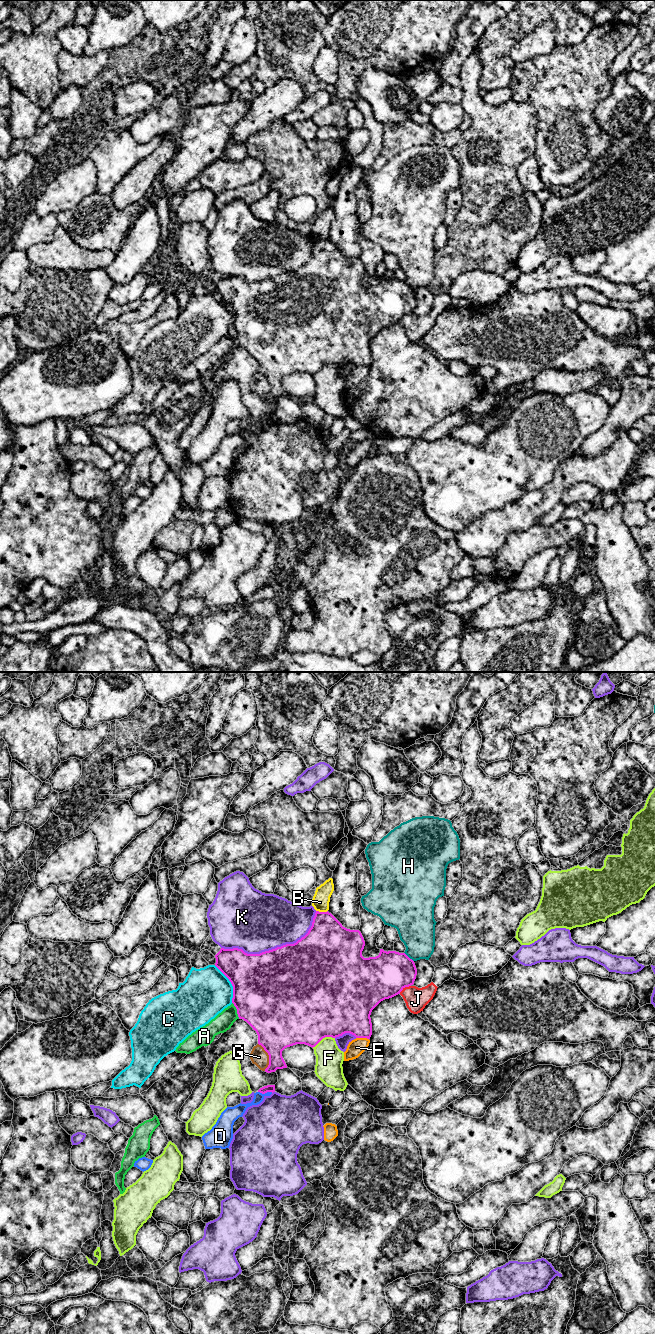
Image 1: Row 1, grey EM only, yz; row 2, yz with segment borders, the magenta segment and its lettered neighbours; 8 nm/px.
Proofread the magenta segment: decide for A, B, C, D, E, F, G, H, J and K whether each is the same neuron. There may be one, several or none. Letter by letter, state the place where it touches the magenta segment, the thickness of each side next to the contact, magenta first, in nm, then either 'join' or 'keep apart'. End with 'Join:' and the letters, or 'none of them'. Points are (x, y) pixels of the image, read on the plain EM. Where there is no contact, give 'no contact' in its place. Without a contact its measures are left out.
A: meets magenta in yz at (237, 338); 500 nm thick on the magenta side, 150 nm on the other; keep apart
B: meets magenta in yz at (322, 240); 360 nm thick on the magenta side, 140 nm on the other; keep apart
C: meets magenta in yz at (231, 311); 480 nm thick on the magenta side, 400 nm on the other; keep apart
D: meets magenta in yz at (265, 420); 60 nm thick on the magenta side, 90 nm on the other; keep apart
E: meets magenta in yz at (362, 365); 360 nm thick on the magenta side, 140 nm on the other; keep apart
F: meets magenta in yz at (323, 365); 500 nm thick on the magenta side, 220 nm on the other; keep apart
G: meets magenta in yz at (269, 385); 340 nm thick on the magenta side, 140 nm on the other; keep apart
H: meets magenta in yz at (408, 285); 360 nm thick on the magenta side, 300 nm on the other; keep apart
J: meets magenta in yz at (404, 315); 360 nm thick on the magenta side, 180 nm on the other; keep apart
K: meets magenta in yz at (275, 276); 500 nm thick on the magenta side, 480 nm on the other; keep apart
Join: none of them

